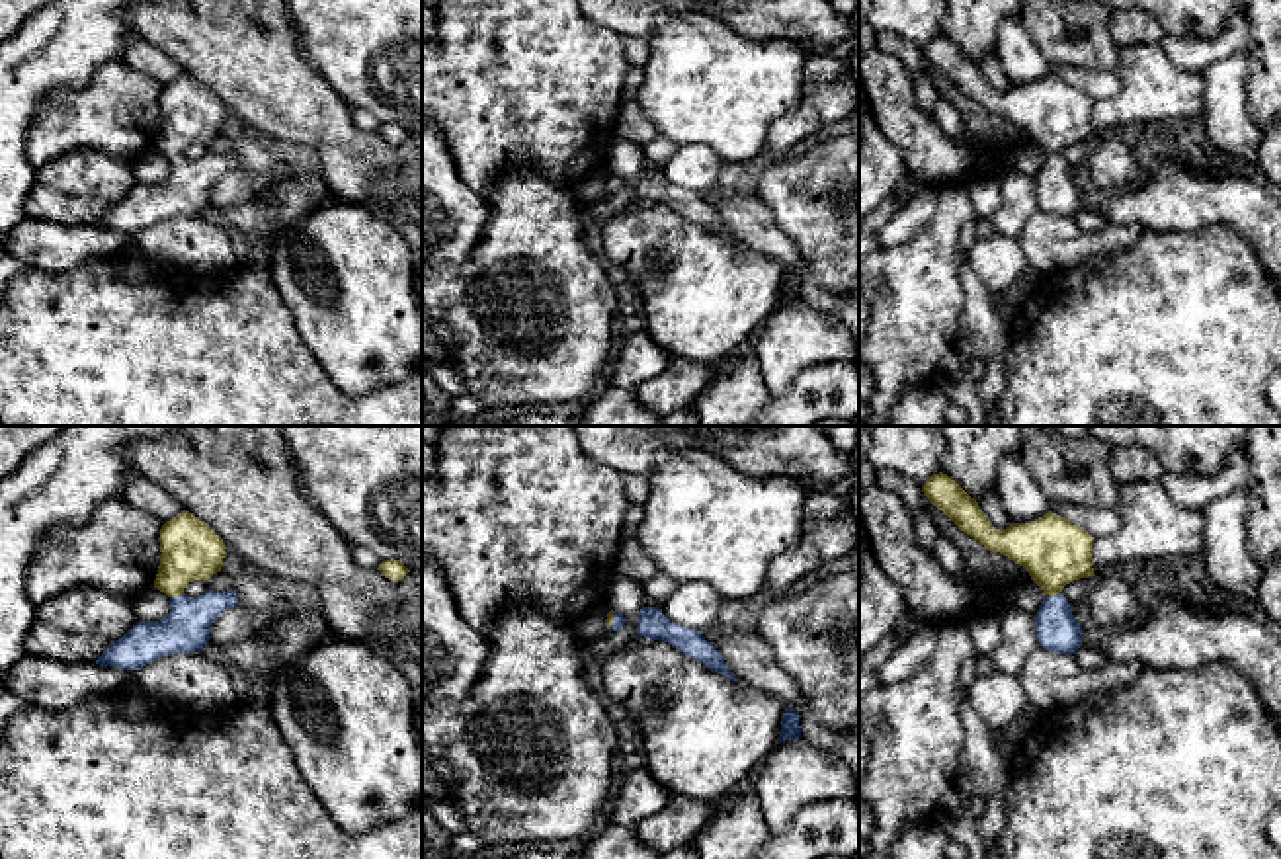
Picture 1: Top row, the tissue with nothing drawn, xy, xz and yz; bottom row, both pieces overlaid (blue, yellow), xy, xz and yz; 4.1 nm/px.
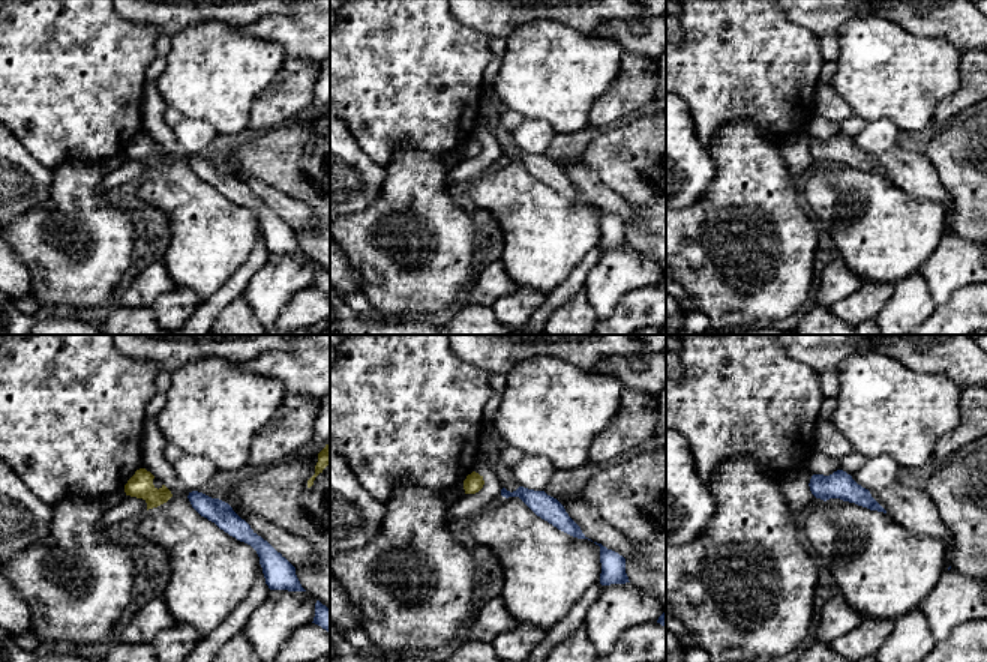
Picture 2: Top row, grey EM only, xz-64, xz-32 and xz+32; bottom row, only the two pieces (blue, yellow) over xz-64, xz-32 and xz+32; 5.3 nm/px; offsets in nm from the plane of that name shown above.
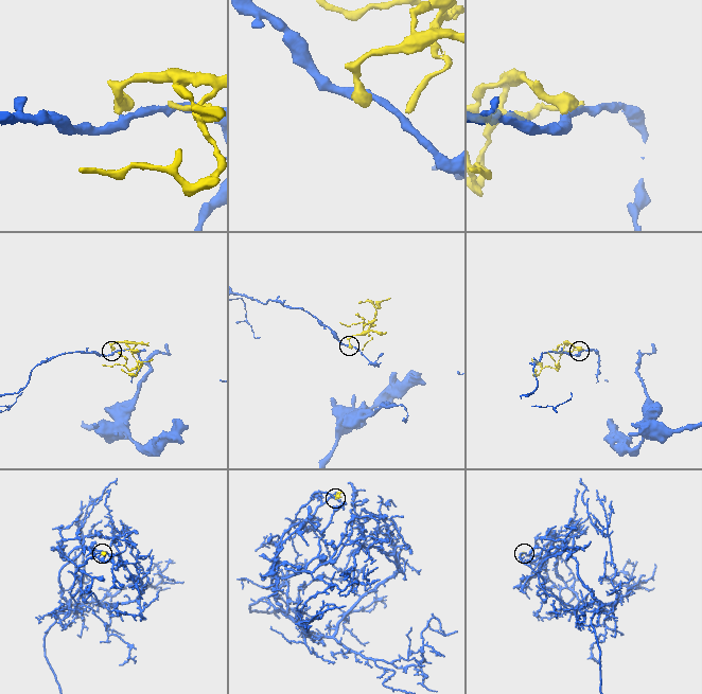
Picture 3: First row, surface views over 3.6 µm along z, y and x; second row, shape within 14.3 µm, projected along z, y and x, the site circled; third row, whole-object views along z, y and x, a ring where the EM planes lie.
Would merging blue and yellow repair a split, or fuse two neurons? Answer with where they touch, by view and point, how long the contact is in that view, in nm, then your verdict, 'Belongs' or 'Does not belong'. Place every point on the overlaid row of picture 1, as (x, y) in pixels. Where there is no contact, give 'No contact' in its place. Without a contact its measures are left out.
Touches blue at yz (1051, 596). Shared border 70 nm. Belongs

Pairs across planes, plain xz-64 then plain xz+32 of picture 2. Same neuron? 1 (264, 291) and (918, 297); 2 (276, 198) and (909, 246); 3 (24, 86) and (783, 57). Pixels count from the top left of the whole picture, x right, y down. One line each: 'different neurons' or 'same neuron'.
1: different neurons
2: different neurons
3: same neuron

